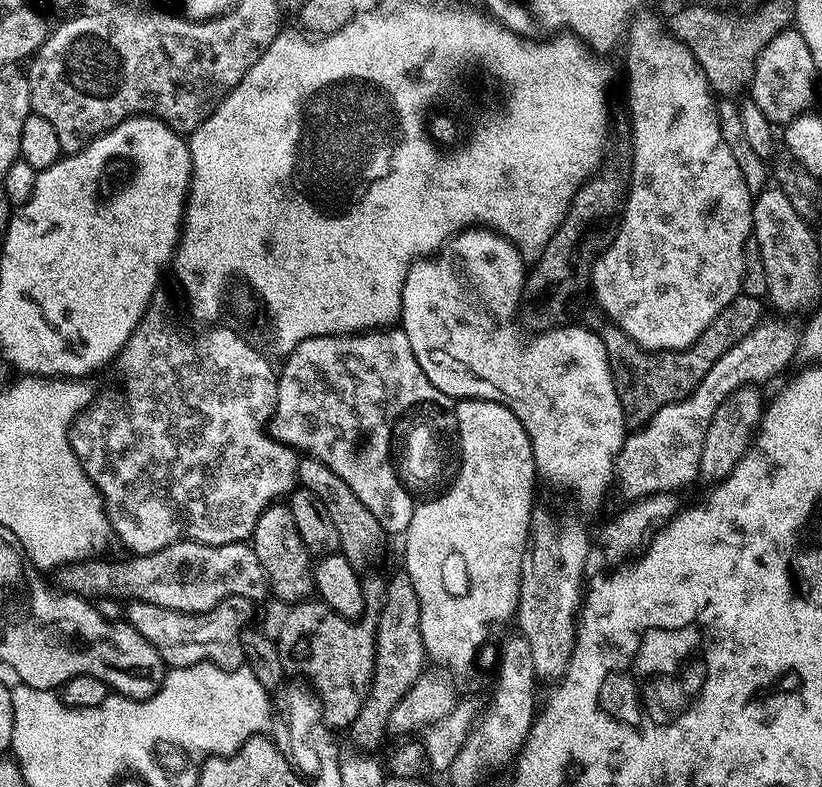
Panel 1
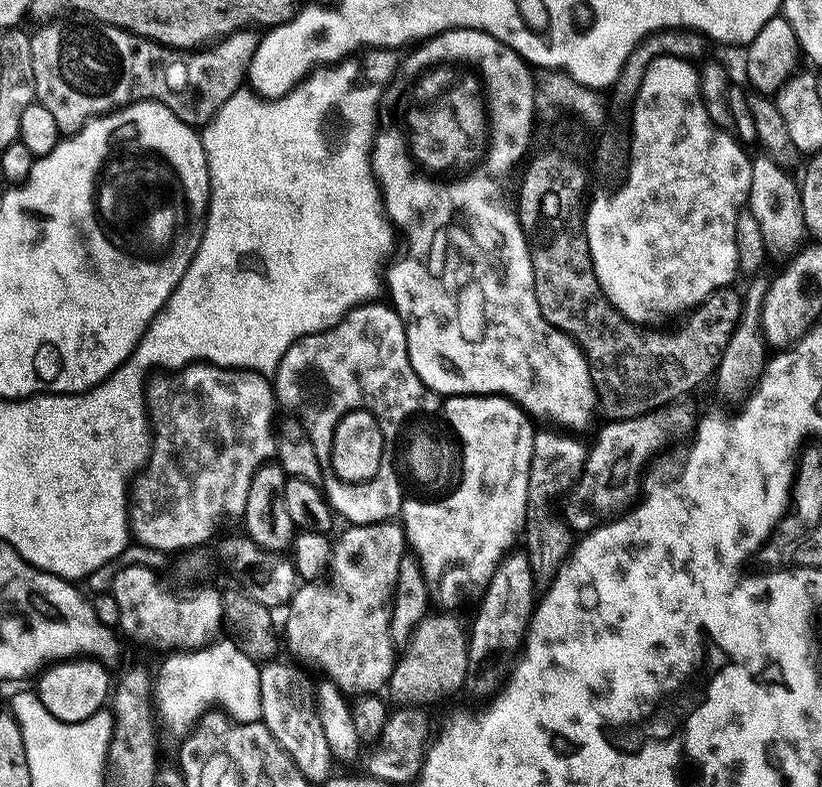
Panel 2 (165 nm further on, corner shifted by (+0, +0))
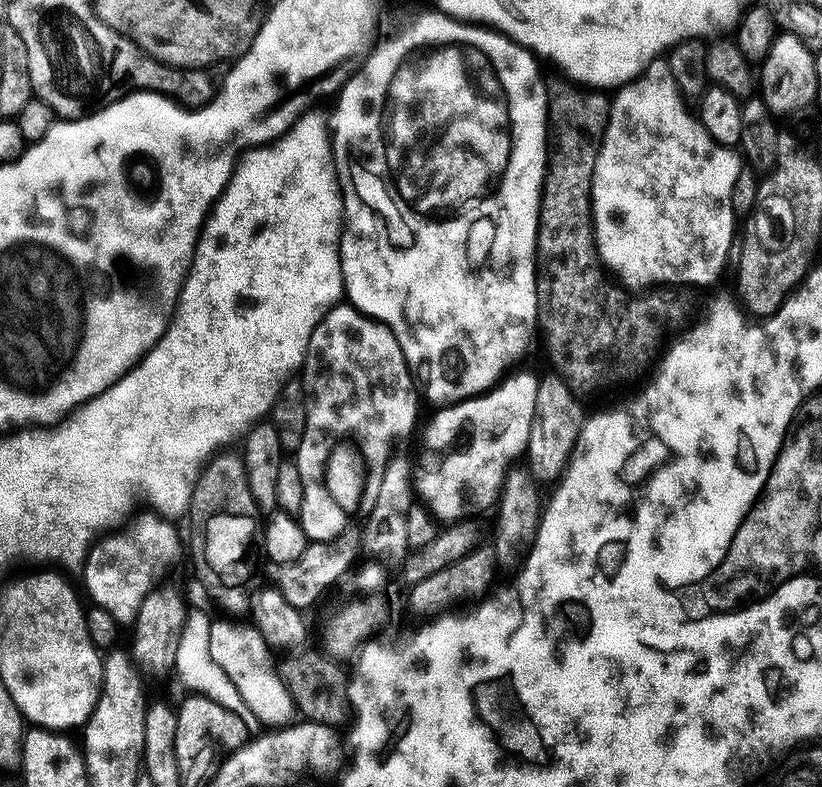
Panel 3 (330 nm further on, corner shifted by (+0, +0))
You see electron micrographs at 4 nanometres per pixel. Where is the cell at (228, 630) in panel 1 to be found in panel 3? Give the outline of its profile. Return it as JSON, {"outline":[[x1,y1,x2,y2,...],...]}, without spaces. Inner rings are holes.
{"outline":[[156,514,148,515,152,516,138,519,129,533,112,532,99,541,98,548,108,552,109,564,99,564,95,558,86,564,88,570,84,574,84,584,88,587,91,603,110,610,120,626,135,624,142,602,154,587,154,576,160,575,164,566,176,563,182,552,180,536,172,522]]}

